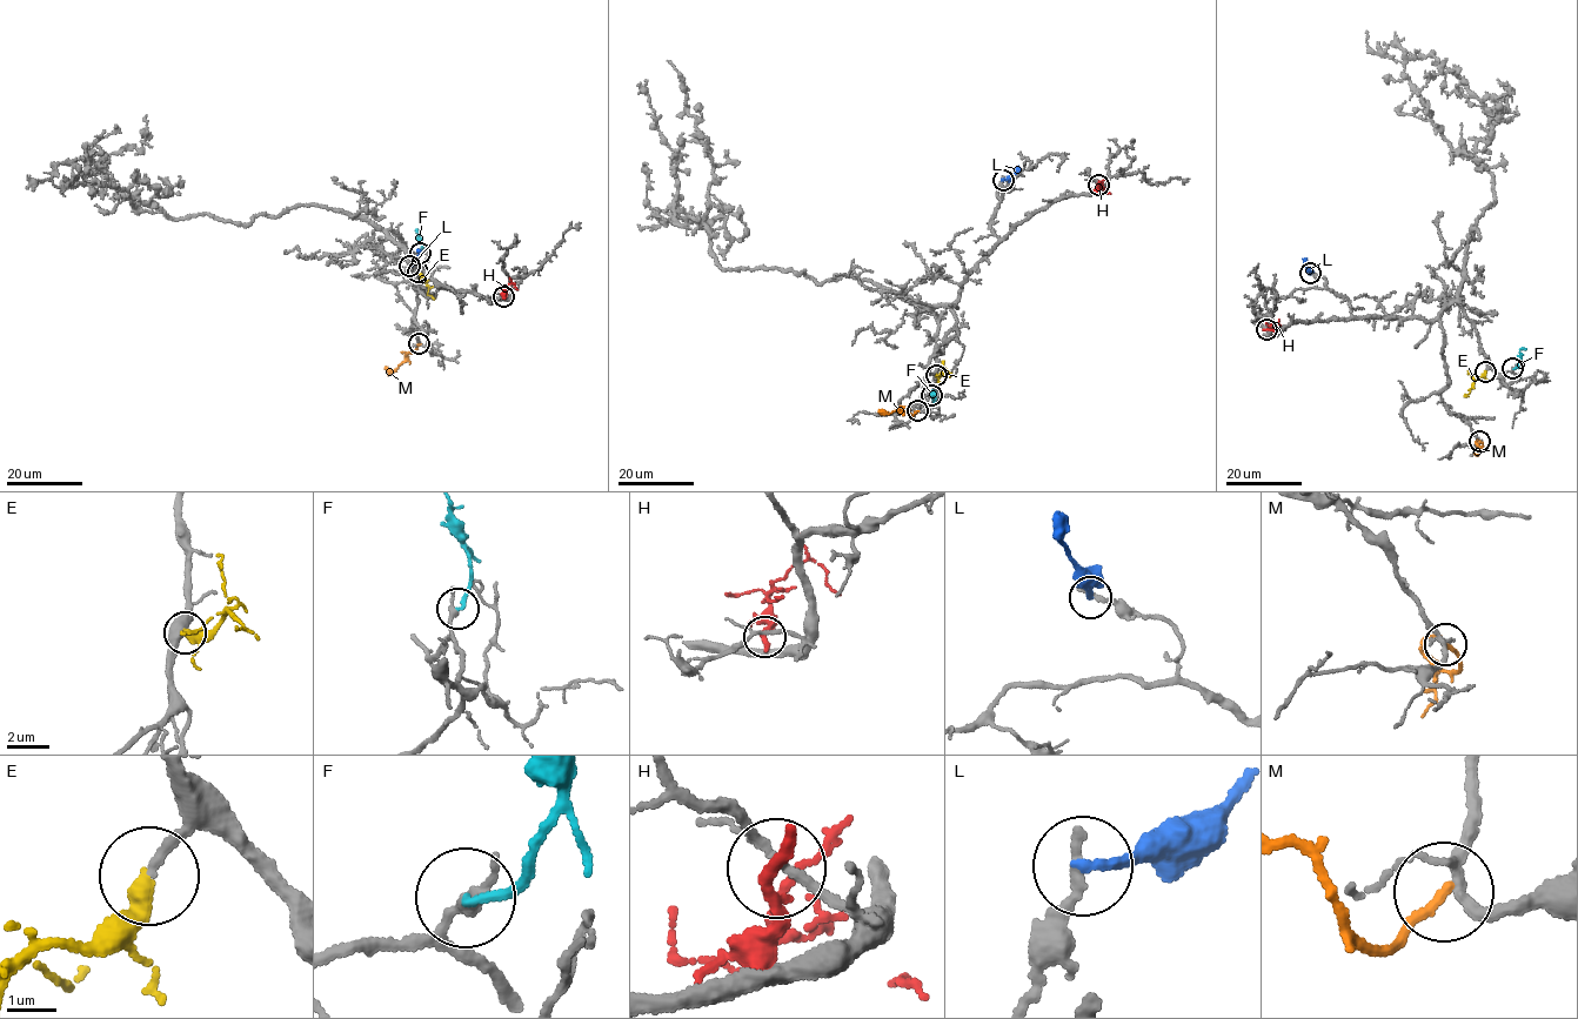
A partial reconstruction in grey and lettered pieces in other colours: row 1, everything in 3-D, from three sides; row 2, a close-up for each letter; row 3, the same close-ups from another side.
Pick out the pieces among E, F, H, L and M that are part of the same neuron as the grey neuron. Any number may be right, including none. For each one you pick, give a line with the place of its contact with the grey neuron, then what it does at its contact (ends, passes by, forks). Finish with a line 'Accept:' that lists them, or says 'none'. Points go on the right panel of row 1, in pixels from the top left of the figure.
E: contact (1485, 371); it ends
Accept: E

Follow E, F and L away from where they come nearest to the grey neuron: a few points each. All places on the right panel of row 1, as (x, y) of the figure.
E: (1485, 371), (1465, 395)
F: (1512, 368), (1520, 360), (1519, 352), (1525, 348)
L: (1310, 274), (1304, 257)

